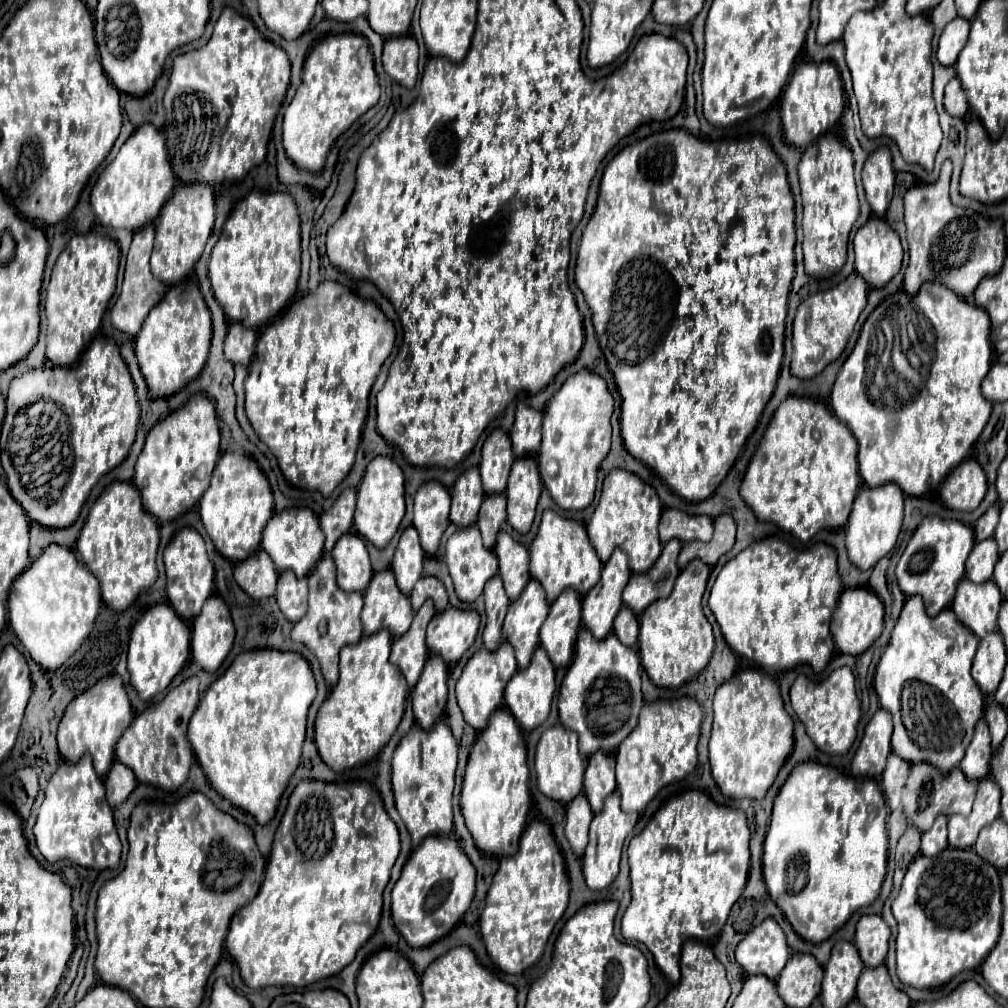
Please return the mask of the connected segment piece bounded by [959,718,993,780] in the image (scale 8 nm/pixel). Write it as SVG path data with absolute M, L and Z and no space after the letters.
M985 718L975 724L975 736L961 760L961 770L965 772L967 778L971 780L981 780L989 772L989 760L991 760L993 748L991 748L991 736Z

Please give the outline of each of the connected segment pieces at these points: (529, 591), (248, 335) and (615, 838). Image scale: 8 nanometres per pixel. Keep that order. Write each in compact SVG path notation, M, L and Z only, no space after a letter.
M529 580L521 596L509 604L503 638L515 648L519 670L527 668L531 654L539 644L539 628L545 622L547 612L549 604L543 586L537 580Z
M229 324L229 332L225 338L225 356L233 364L247 366L253 358L257 342L257 332L253 328L247 328L243 324Z
M617 790L611 796L607 796L603 810L595 814L595 818L591 822L591 830L589 830L589 844L587 844L585 854L581 858L583 860L583 876L585 876L585 882L591 890L603 890L615 880L615 876L619 872L621 850L623 850L625 838L633 832L637 818L639 818L639 814L621 810L621 800L619 800Z

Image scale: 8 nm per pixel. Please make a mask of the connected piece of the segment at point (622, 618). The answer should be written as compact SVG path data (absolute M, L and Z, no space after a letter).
M623 606L623 608L619 610L619 616L615 616L613 632L617 634L617 638L619 638L623 644L627 644L627 646L635 646L635 644L637 644L639 620L637 620L635 612L631 612L631 608Z

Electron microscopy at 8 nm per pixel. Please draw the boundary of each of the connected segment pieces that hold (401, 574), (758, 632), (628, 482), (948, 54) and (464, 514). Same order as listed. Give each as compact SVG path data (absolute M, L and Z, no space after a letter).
M409 526L401 534L401 540L397 544L393 564L391 564L391 570L393 570L395 578L397 578L397 586L401 588L403 594L409 596L415 582L421 578L423 560L425 560L425 552L421 548L419 534L417 534L417 530L413 526Z
M769 536L747 546L721 568L711 588L709 608L715 614L729 648L739 656L757 662L765 672L773 674L799 664L809 664L813 670L821 672L835 652L831 616L839 604L841 590L835 548L817 542L807 550L795 550L787 542Z
M611 470L603 480L603 490L599 504L587 524L587 534L597 550L601 562L607 562L615 548L621 548L631 564L633 572L647 572L661 554L661 540L657 534L657 524L661 518L661 500L655 488L643 482L637 474L627 470Z
M963 18L951 20L939 38L937 60L945 66L955 64L959 52L963 50L963 44L967 42L967 36L969 36L969 20Z
M473 466L469 470L465 470L457 482L451 488L451 522L459 528L465 528L469 524L475 524L477 520L477 512L479 506L485 498L485 492L481 488L481 480L479 480L479 468Z

